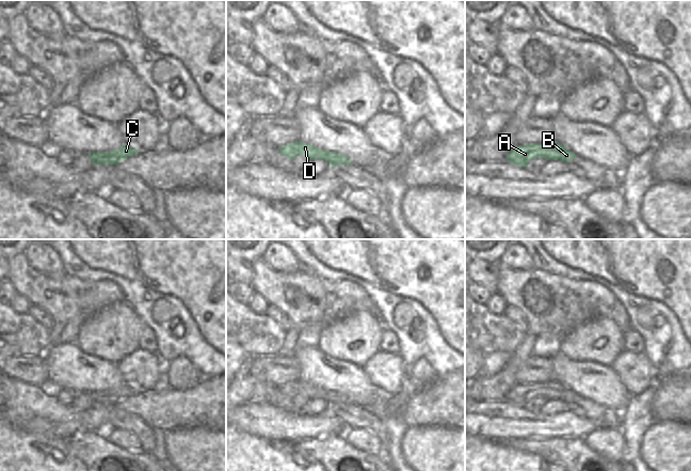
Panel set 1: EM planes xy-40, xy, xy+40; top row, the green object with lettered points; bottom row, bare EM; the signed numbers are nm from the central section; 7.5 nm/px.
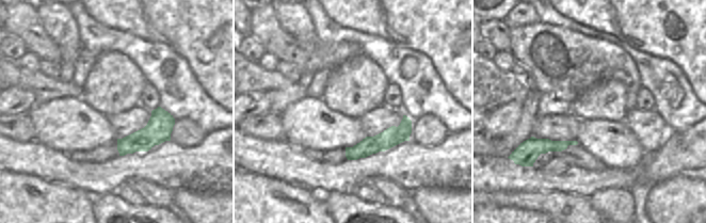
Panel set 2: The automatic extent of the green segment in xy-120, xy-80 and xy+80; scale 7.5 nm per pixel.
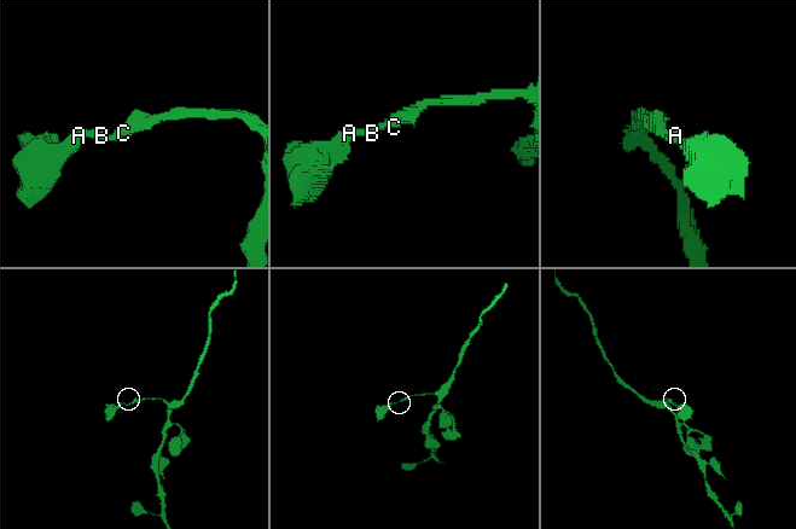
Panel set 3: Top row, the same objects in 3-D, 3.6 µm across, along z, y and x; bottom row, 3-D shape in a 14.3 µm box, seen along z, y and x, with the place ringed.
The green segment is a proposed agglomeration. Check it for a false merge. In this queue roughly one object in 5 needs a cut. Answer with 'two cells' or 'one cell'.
one cell

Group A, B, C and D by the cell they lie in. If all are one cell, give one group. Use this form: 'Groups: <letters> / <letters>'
Groups: A B C D.

